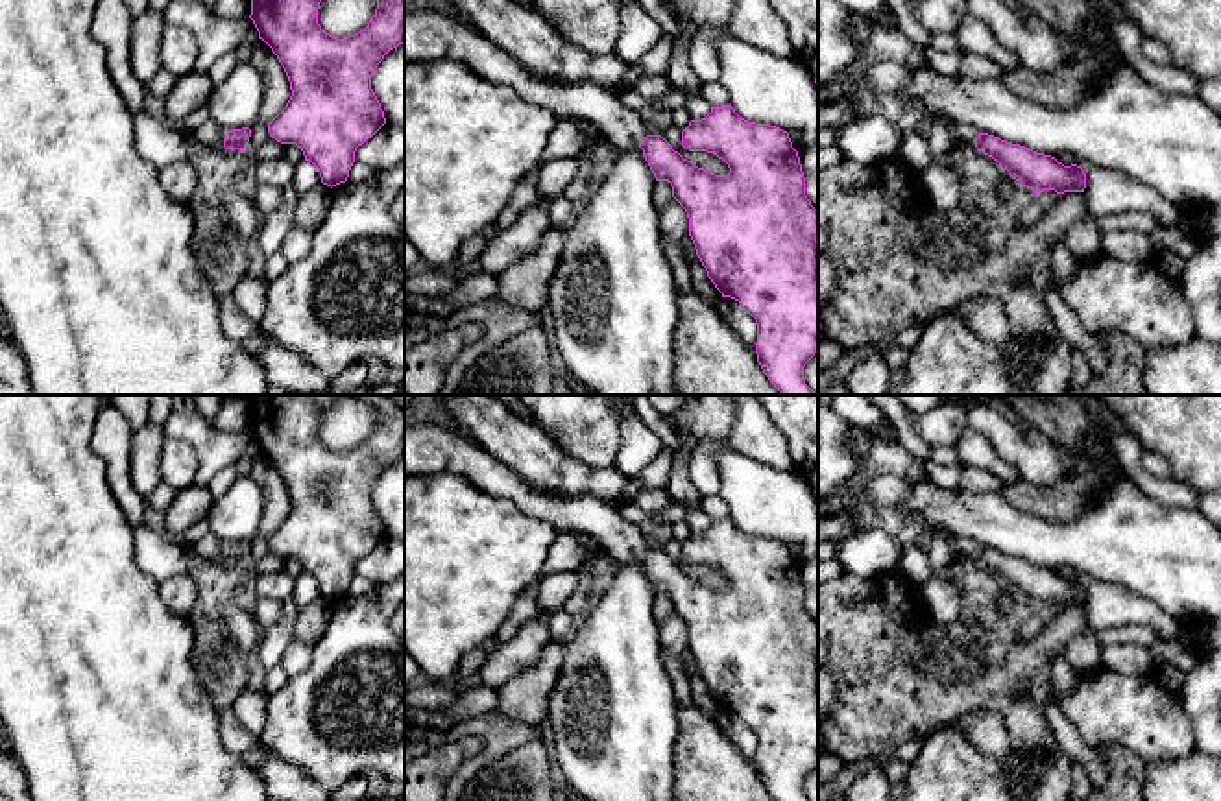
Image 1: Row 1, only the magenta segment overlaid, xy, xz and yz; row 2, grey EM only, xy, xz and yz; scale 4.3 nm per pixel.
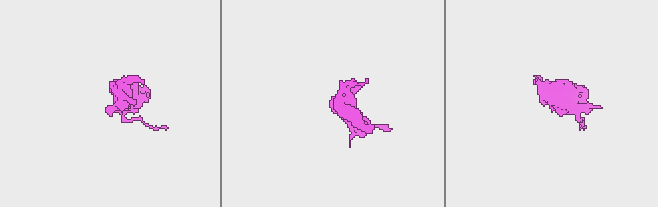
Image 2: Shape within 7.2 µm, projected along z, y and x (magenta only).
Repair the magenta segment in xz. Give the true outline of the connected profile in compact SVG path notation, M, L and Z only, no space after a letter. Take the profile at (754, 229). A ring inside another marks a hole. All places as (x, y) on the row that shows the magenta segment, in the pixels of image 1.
M438 11L405 13L405 59L453 59L465 65L490 83L510 87L521 98L549 109L560 120L582 118L589 122L600 133L608 151L624 151L639 146L656 181L669 181L672 186L672 197L685 209L689 218L689 236L715 288L722 293L722 297L739 301L741 306L756 319L756 354L763 373L780 395L816 395L804 380L804 367L818 351L818 210L805 196L805 177L800 157L792 148L787 131L768 124L748 122L735 113L731 103L713 107L702 120L691 120L682 131L682 146L689 151L707 151L722 159L728 164L730 173L715 175L683 159L661 135L647 135L645 113L628 109L621 102L619 94L589 81L543 81L538 74L525 68L519 61L480 35L460 17Z

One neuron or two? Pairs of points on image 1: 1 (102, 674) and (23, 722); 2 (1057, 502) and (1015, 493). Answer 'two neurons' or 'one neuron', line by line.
1: one neuron
2: one neuron

